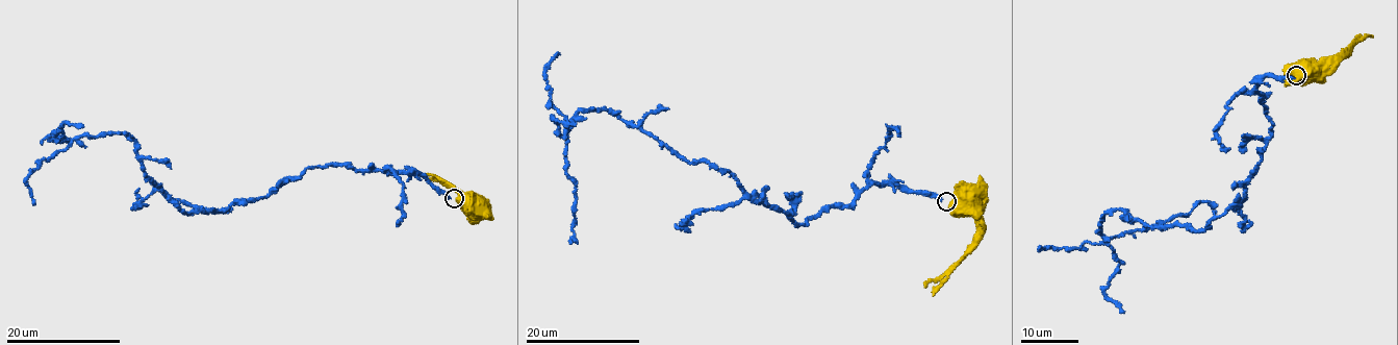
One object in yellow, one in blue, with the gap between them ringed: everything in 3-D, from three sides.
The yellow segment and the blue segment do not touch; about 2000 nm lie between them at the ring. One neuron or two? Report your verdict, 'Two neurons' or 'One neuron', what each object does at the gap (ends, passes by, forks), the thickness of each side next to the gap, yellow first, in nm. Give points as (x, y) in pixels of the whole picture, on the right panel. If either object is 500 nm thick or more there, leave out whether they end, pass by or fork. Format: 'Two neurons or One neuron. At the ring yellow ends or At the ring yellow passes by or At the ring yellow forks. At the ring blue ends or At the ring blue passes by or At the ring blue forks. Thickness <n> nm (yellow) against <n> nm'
Two neurons. Thickness 750 nm (yellow) against 360 nm

